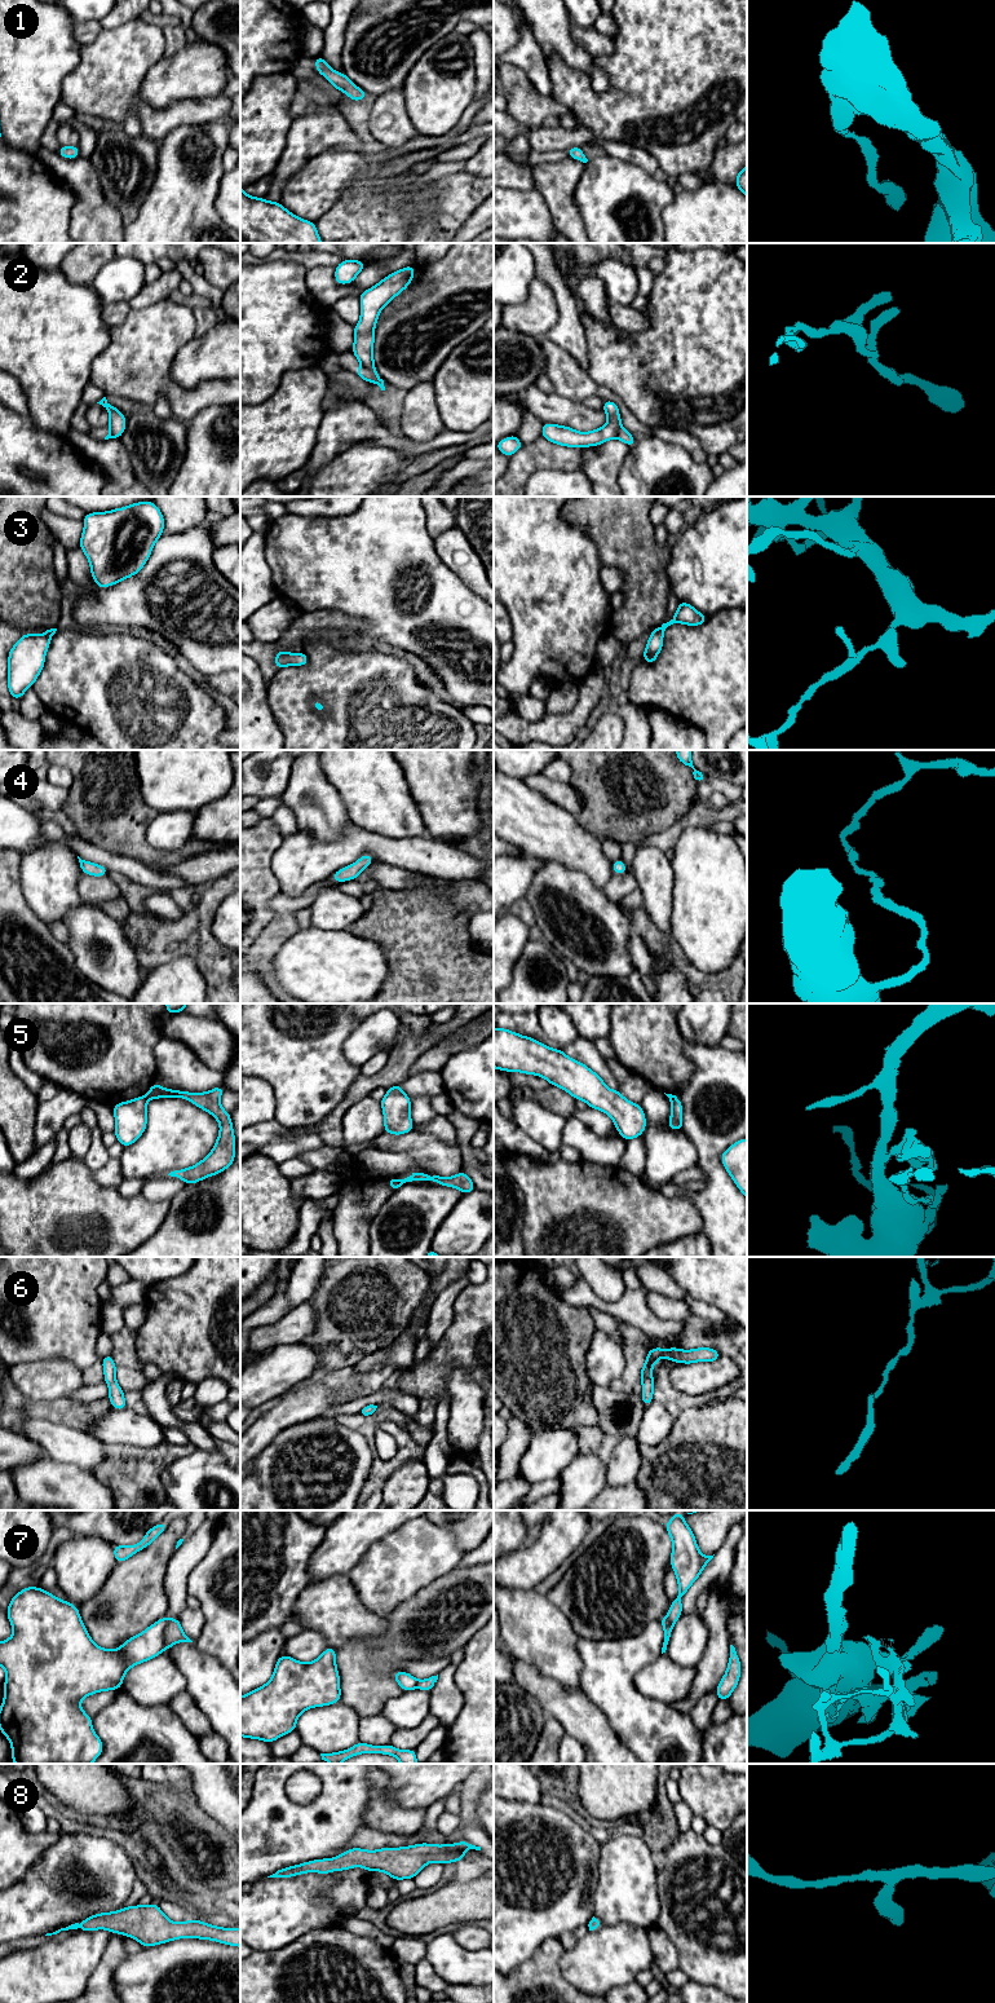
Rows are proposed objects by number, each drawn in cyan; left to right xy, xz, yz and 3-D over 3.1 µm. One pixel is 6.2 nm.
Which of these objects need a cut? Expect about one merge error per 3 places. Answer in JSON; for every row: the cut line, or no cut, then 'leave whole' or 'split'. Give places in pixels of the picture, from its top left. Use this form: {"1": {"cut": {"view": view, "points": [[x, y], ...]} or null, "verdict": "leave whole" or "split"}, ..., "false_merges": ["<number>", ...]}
{"1": {"cut": null, "verdict": "leave whole"}, "2": {"cut": {"view": "xz", "points": [[362, 365], [374, 371]]}, "verdict": "split"}, "3": {"cut": null, "verdict": "leave whole"}, "4": {"cut": null, "verdict": "leave whole"}, "5": {"cut": {"view": "xy", "points": [[145, 1095], [149, 1098]]}, "verdict": "split"}, "6": {"cut": null, "verdict": "leave whole"}, "7": {"cut": {"view": "xy", "points": [[167, 1618], [163, 1648]]}, "verdict": "split"}, "8": {"cut": null, "verdict": "leave whole"}, "false_merges": ["2", "5", "7"]}

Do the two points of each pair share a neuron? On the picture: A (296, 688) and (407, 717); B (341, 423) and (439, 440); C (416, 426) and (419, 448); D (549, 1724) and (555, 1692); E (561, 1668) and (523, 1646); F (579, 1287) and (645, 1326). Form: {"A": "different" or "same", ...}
{"A": "same", "B": "same", "C": "different", "D": "different", "E": "same", "F": "same"}

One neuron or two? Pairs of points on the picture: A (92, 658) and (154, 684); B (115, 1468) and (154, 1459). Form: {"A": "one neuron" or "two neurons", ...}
{"A": "one neuron", "B": "one neuron"}

